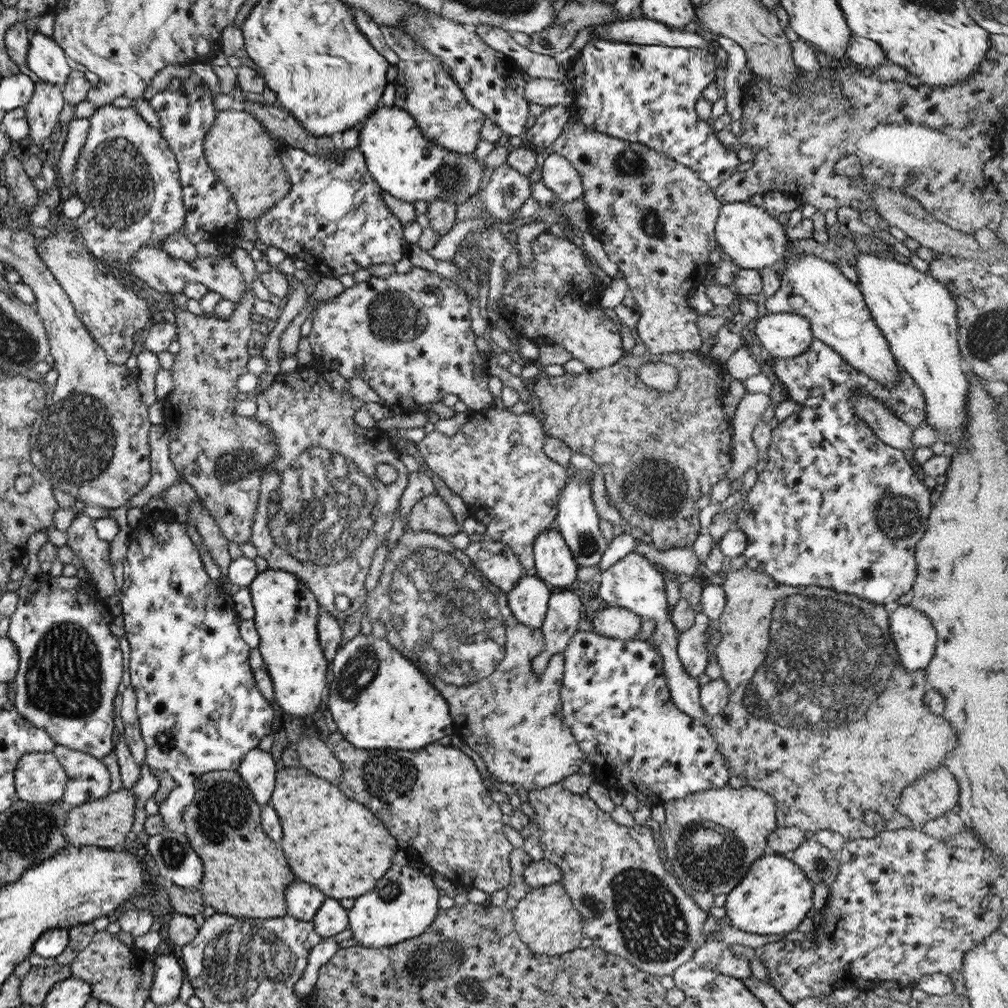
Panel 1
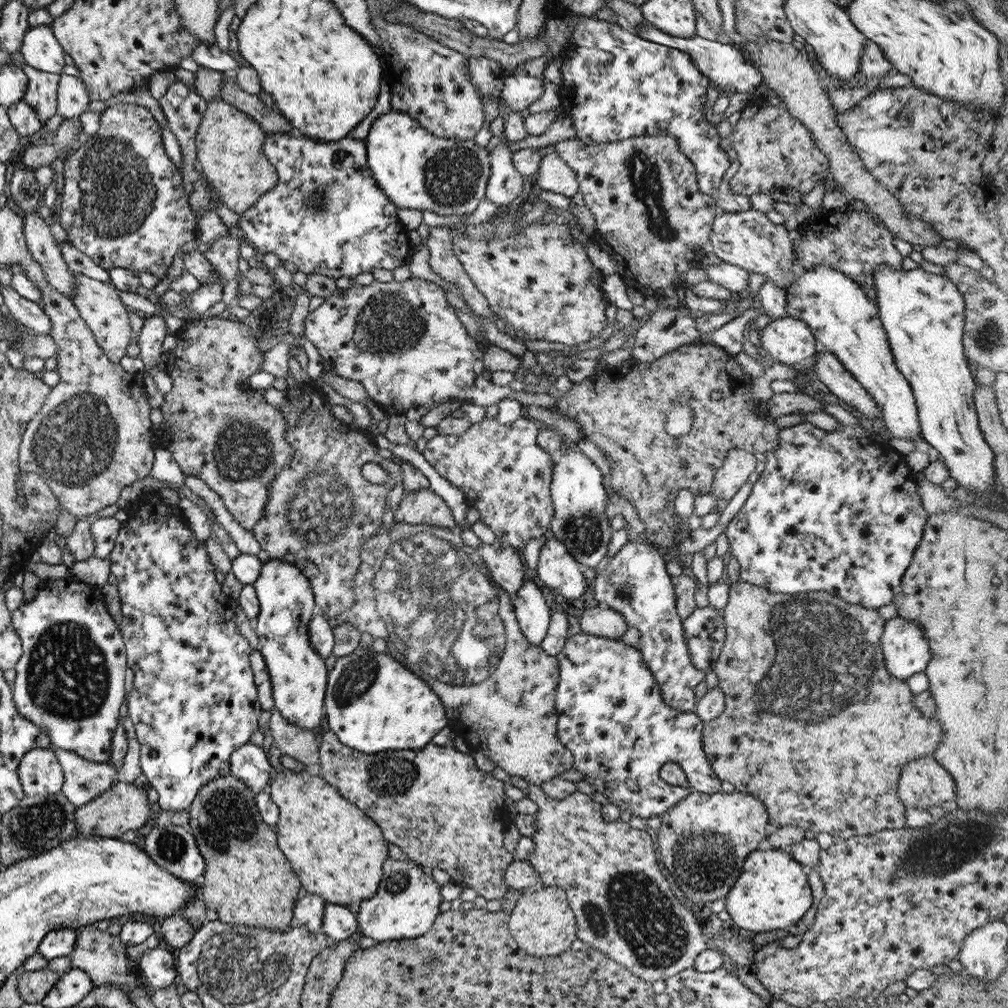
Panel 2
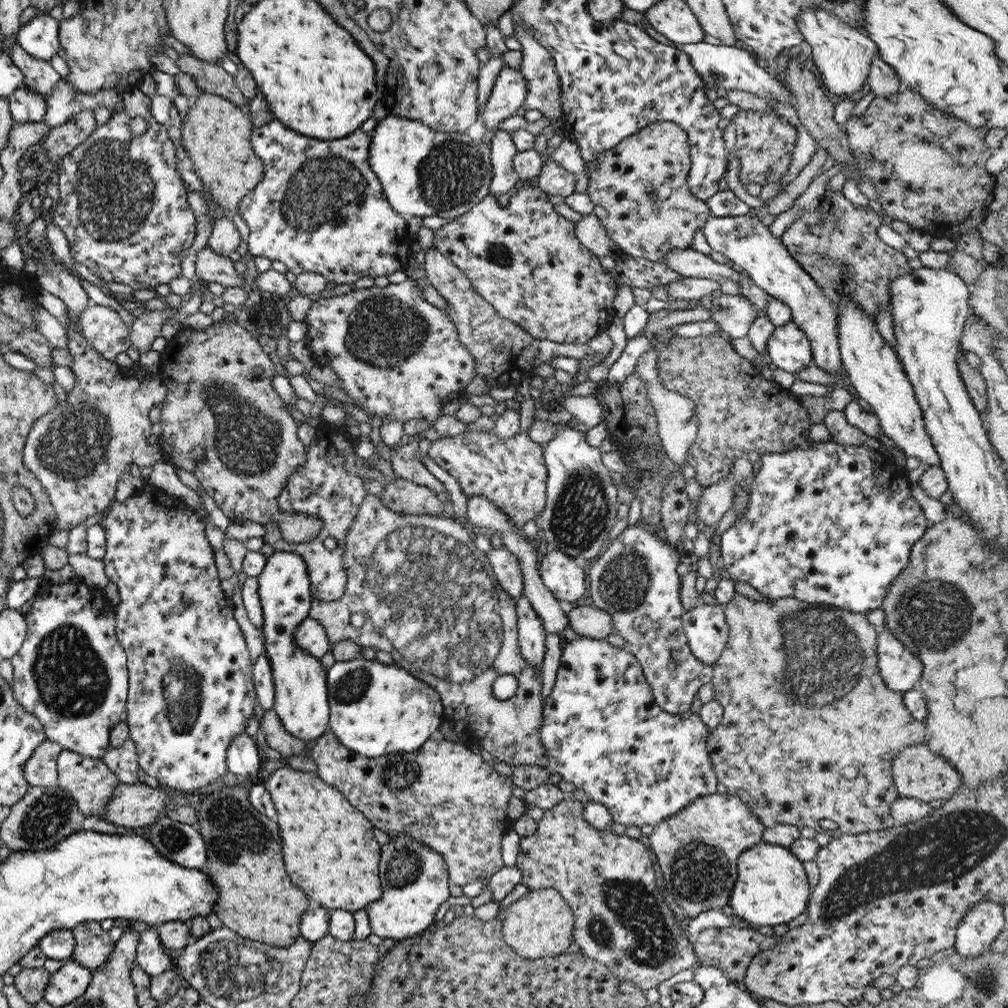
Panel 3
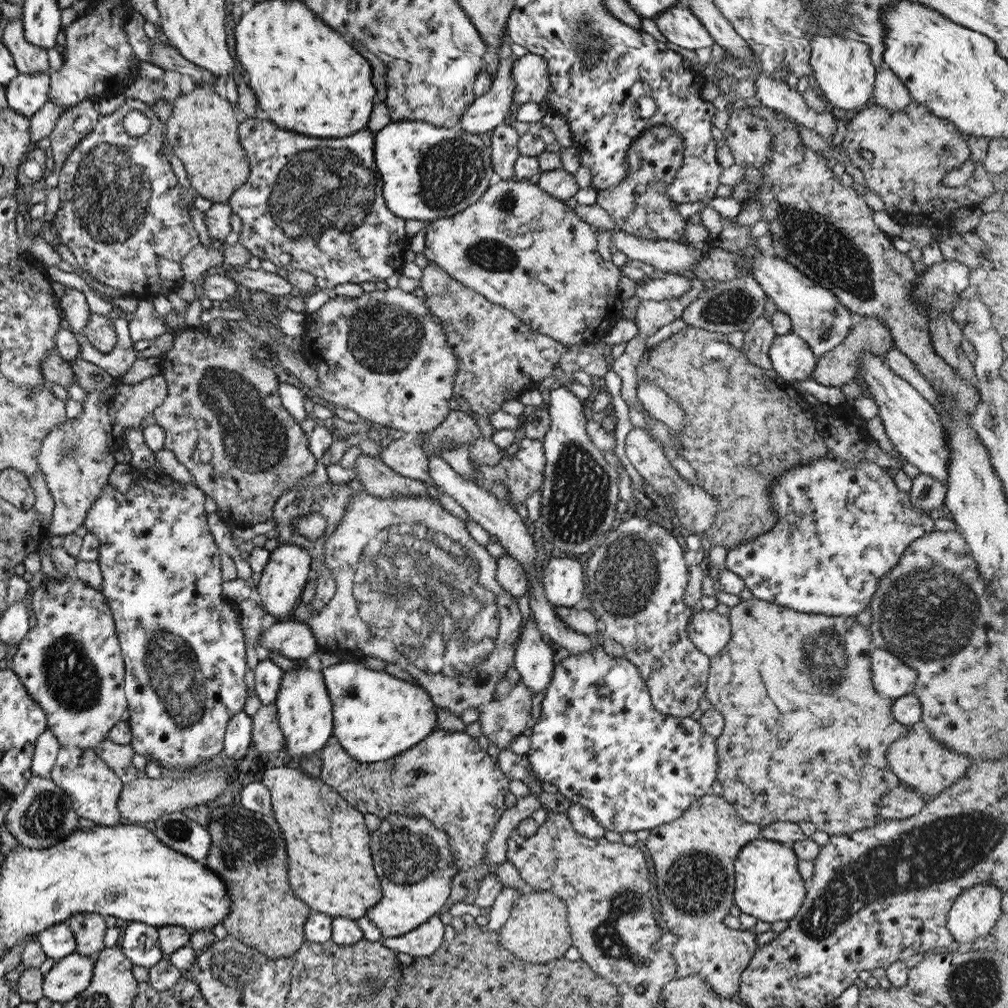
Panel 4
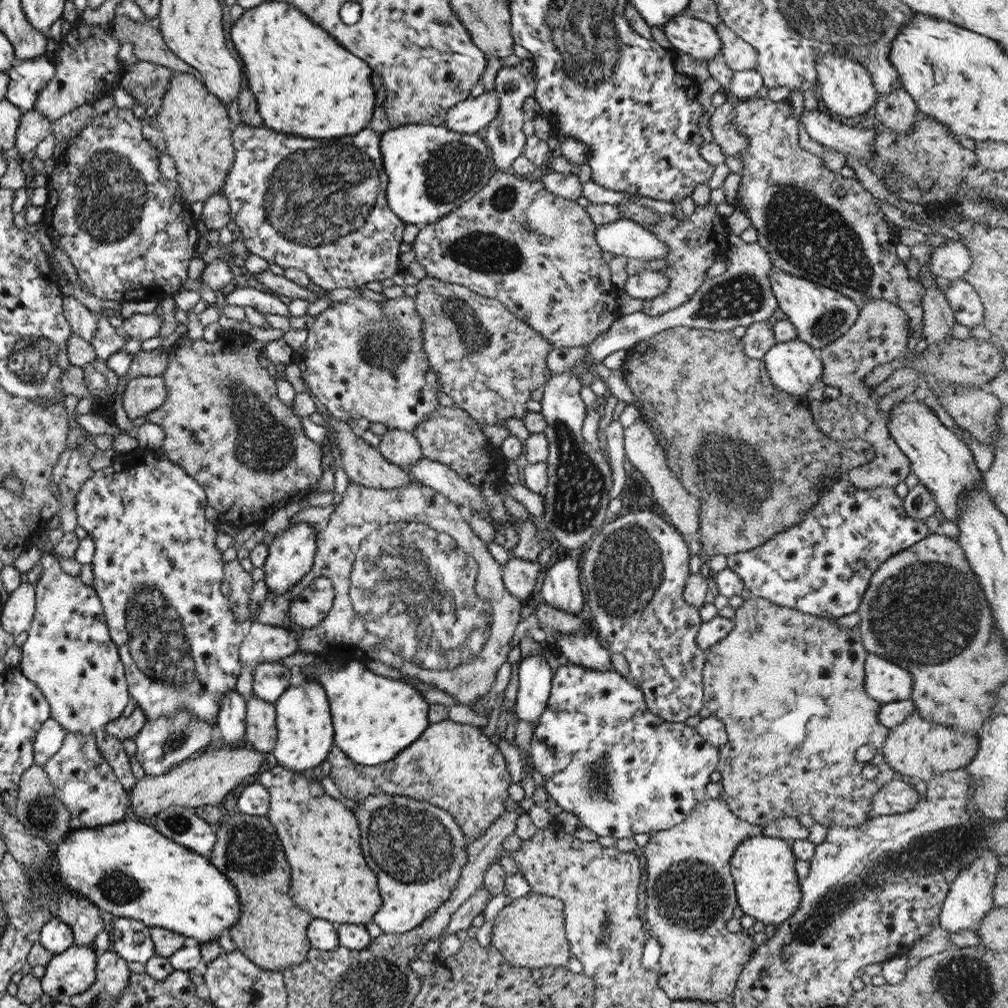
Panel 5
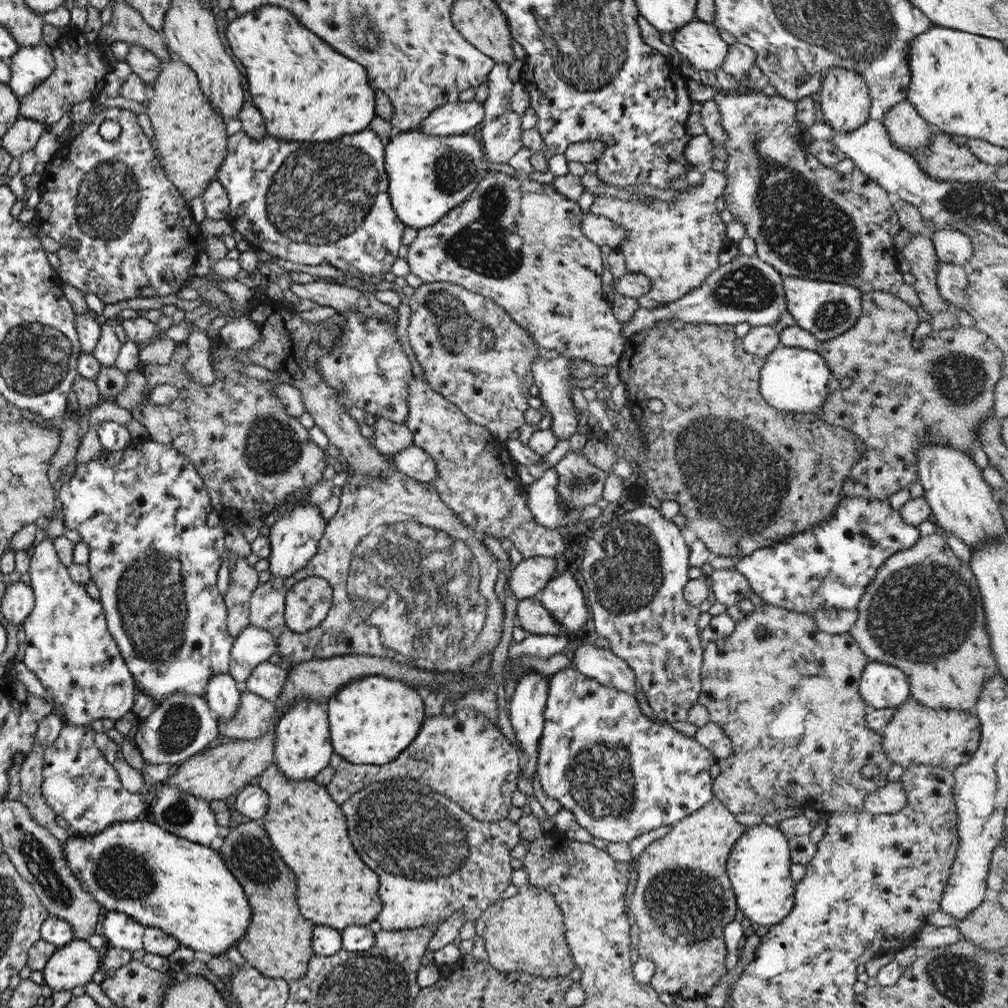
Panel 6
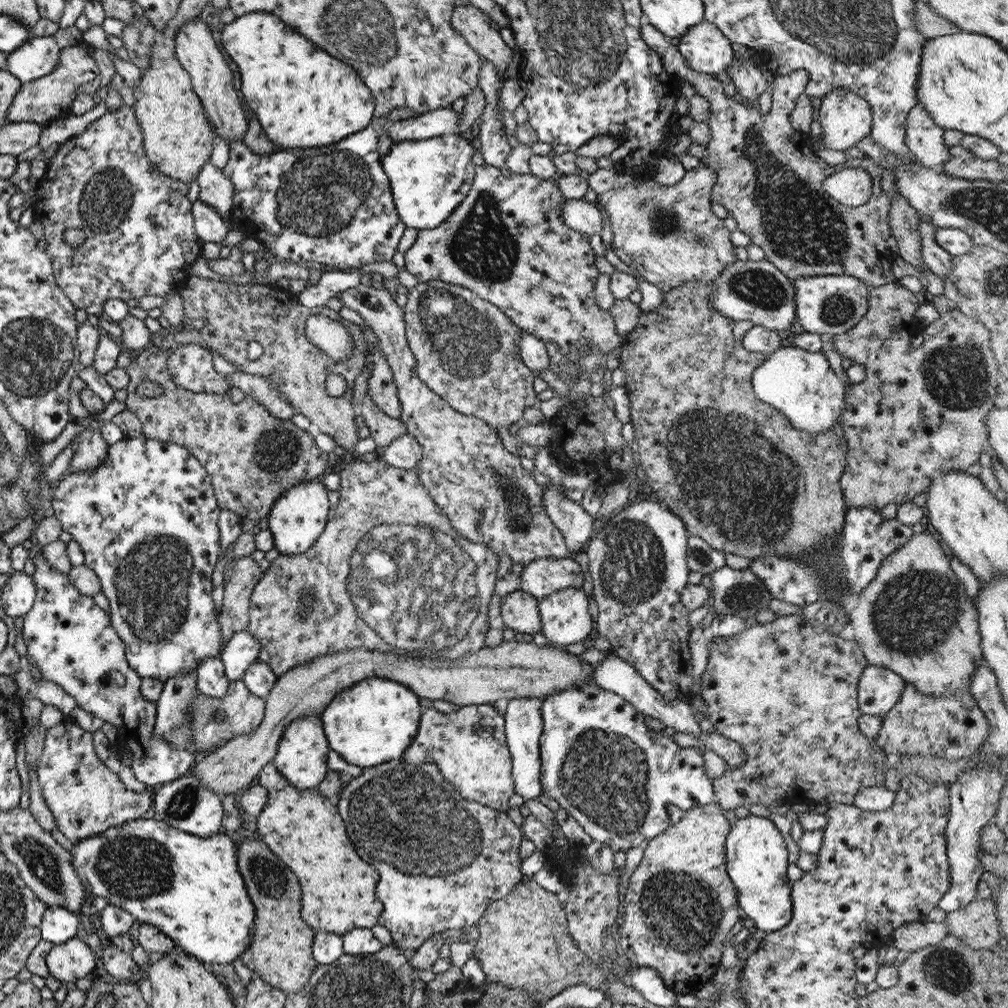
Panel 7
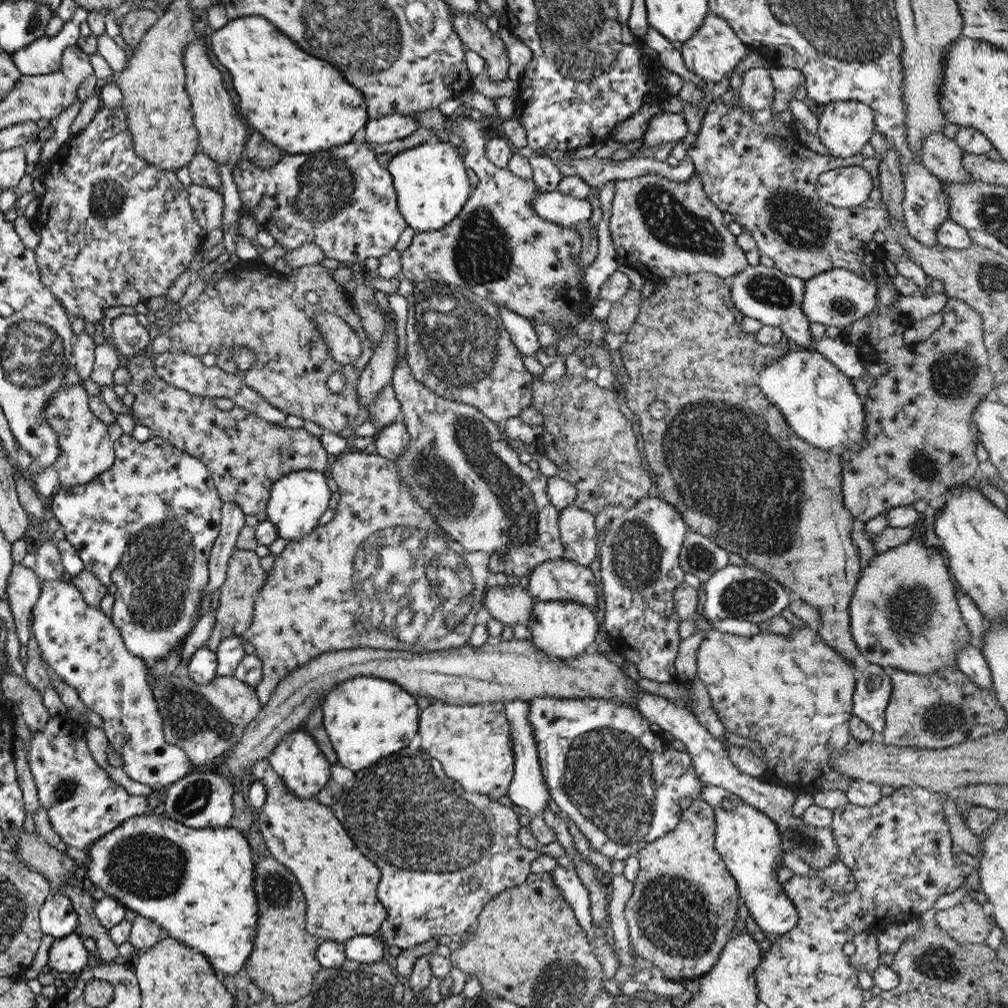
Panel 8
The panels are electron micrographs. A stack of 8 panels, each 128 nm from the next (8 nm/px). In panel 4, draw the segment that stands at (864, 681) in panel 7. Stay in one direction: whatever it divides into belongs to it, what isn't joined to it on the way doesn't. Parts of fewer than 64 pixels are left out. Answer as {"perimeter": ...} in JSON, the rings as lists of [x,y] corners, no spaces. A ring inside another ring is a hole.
{"perimeter":[[[872,647],[870,668],[873,691],[881,697],[895,701],[912,693],[916,680],[915,670],[905,666],[885,648]]]}

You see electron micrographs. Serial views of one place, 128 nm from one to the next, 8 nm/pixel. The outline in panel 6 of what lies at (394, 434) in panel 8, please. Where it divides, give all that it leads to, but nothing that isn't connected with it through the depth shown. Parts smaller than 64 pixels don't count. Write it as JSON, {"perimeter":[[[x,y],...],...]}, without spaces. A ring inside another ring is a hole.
{"perimeter":[[[411,444],[393,453],[391,467],[417,482],[433,482],[437,477],[437,464],[423,449]]]}

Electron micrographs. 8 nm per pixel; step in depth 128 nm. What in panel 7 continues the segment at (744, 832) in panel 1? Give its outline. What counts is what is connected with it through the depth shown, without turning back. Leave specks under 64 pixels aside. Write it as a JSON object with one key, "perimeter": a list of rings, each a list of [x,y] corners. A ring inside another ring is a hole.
{"perimeter":[[[716,802],[691,807],[691,809],[683,813],[677,824],[668,826],[663,833],[657,834],[657,836],[642,845],[643,854],[641,860],[629,876],[623,896],[623,910],[621,910],[623,923],[616,932],[615,944],[625,962],[631,964],[633,968],[648,967],[657,971],[663,984],[675,994],[691,994],[693,990],[701,988],[702,985],[713,978],[719,966],[721,952],[724,949],[725,941],[728,939],[729,930],[733,928],[733,924],[737,922],[737,919],[741,917],[738,915],[740,908],[737,905],[737,893],[733,883],[731,883],[731,879],[729,879],[729,875],[726,873],[725,866],[725,836],[729,834],[729,818],[730,816]]]}

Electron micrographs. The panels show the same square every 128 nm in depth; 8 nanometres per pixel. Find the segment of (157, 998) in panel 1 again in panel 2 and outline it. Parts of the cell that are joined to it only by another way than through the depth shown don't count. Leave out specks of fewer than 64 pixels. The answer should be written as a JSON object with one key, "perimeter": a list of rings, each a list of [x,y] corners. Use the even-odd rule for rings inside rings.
{"perimeter":[[[155,947],[143,950],[138,960],[137,970],[141,972],[148,984],[147,990],[161,989],[177,981],[174,966],[174,952],[171,949]]]}

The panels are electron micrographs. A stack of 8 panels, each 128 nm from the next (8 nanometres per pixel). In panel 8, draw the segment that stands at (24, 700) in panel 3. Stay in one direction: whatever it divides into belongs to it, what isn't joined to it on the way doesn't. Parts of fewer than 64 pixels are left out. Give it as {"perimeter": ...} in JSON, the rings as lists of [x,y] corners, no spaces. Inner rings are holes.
{"perimeter":[[[61,579],[40,583],[40,594],[31,608],[31,614],[31,630],[41,651],[41,659],[63,679],[66,686],[75,690],[80,707],[99,715],[103,721],[102,730],[105,732],[107,743],[119,754],[123,761],[120,767],[131,780],[150,786],[153,791],[163,791],[192,771],[185,754],[178,747],[165,743],[156,704],[145,681],[148,666],[127,651],[119,631],[109,617],[98,608],[85,604],[80,592]]]}

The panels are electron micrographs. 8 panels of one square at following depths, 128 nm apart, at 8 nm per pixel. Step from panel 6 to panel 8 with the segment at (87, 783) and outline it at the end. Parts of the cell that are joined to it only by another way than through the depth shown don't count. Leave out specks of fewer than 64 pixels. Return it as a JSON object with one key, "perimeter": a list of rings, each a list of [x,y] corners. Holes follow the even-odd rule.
{"perimeter":[[[67,714],[49,718],[39,731],[29,733],[27,742],[27,768],[33,776],[38,804],[47,813],[49,824],[66,846],[84,850],[97,838],[108,834],[125,820],[148,813],[145,796],[130,795],[121,785],[115,784],[108,774],[93,761],[84,739],[85,725],[78,723]]]}

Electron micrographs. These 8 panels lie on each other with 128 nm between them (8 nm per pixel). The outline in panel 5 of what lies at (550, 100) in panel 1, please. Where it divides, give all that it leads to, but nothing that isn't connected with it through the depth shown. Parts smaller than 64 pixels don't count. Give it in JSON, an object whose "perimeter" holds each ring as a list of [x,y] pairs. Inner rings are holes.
{"perimeter":[[[493,89],[475,98],[468,96],[449,107],[445,111],[442,125],[453,132],[473,135],[480,128],[487,126],[491,119],[495,119],[495,113],[497,113],[497,94]]]}

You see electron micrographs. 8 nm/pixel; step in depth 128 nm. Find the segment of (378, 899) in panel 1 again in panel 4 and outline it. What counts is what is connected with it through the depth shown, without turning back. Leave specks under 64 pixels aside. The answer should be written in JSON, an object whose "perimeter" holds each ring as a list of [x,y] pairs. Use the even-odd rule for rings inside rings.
{"perimeter":[[[387,814],[381,818],[379,826],[369,832],[369,852],[373,860],[373,870],[377,870],[382,897],[373,904],[365,916],[379,929],[383,938],[395,938],[413,930],[423,924],[433,914],[440,912],[440,908],[447,900],[450,886],[455,872],[453,853],[449,847],[449,837],[445,831],[436,828],[423,816],[405,816],[405,814]]]}

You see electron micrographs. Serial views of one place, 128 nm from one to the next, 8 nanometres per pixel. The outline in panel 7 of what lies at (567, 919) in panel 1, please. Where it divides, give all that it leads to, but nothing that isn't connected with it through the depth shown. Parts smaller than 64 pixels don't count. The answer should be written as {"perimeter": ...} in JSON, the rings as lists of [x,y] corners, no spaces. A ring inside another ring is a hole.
{"perimeter":[[[524,879],[517,883],[509,894],[490,902],[472,933],[476,944],[473,946],[469,958],[477,960],[484,978],[492,982],[499,982],[501,986],[508,988],[521,988],[523,992],[533,994],[531,998],[542,1004],[573,984],[585,984],[591,989],[599,989],[599,986],[603,984],[603,971],[599,967],[595,967],[596,964],[583,951],[577,949],[575,941],[569,938],[562,903],[555,893],[541,888],[533,879]]]}

